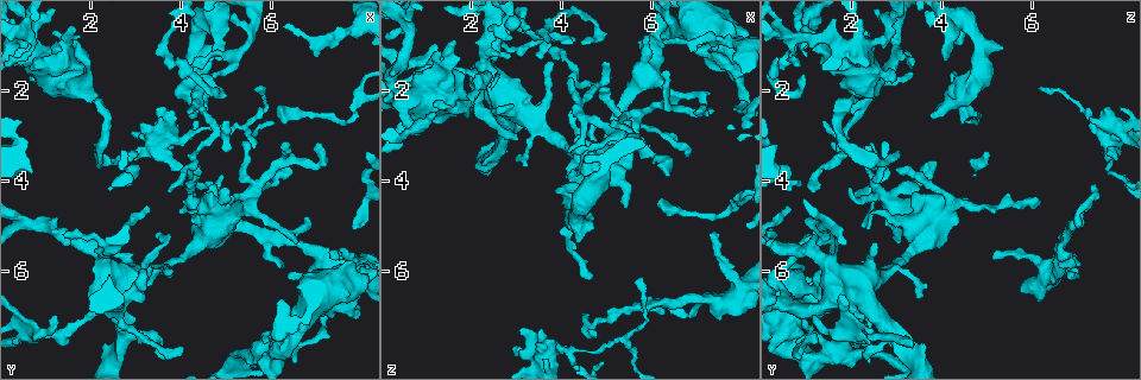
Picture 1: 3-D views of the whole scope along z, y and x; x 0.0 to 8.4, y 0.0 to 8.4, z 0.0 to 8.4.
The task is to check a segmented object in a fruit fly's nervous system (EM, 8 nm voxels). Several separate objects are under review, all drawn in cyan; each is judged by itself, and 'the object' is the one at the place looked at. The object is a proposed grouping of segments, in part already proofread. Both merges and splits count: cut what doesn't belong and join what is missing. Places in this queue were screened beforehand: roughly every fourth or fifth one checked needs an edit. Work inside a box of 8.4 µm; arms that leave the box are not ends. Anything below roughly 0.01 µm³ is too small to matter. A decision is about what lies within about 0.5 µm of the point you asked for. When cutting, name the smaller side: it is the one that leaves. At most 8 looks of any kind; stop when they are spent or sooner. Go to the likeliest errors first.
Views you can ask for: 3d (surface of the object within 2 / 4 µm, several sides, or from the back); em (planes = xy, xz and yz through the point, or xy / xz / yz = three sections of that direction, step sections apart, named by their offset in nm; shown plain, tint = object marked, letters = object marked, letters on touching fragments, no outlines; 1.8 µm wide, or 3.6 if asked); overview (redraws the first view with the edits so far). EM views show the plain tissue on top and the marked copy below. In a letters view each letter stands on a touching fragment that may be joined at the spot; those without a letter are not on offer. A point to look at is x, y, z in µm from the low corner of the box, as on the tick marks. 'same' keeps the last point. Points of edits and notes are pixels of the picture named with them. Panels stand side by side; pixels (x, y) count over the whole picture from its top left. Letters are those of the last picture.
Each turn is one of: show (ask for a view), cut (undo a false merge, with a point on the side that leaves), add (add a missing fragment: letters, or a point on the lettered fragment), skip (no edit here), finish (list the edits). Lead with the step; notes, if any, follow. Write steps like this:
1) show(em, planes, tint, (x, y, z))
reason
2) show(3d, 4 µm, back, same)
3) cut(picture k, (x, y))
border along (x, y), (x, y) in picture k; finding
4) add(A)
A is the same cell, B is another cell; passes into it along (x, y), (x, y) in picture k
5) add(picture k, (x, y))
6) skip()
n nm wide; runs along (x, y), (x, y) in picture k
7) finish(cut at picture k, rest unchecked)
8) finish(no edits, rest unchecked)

show(3d, 4 µm, (0.75, 7.45, 2.00))
two arms at a narrow angle

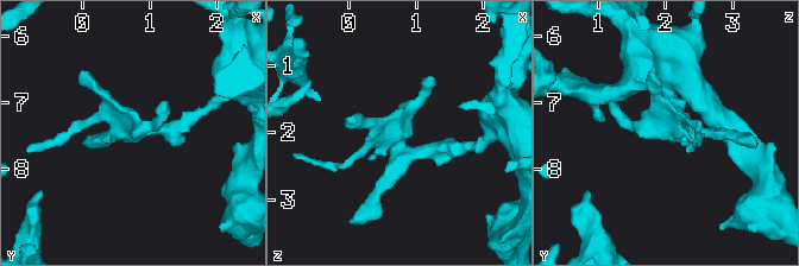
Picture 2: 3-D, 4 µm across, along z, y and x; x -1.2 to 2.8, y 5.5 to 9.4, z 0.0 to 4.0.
show(em, yz, step 4, tint, (0.75, 7.40, 2.00))
shape alone is not enough

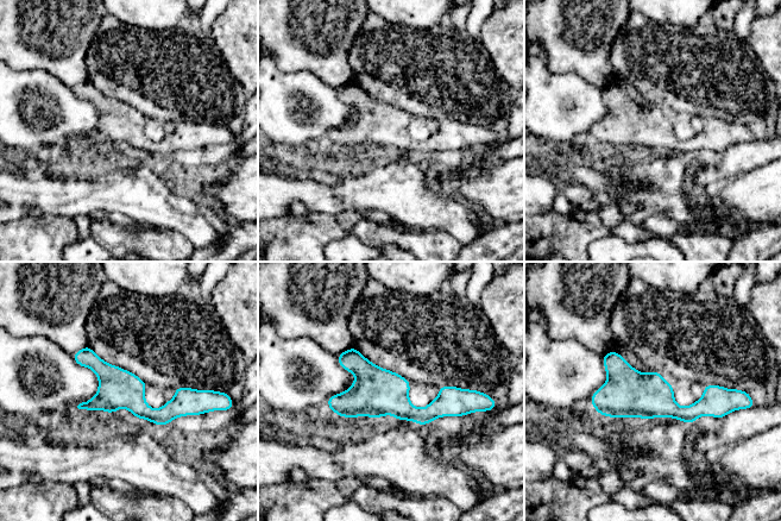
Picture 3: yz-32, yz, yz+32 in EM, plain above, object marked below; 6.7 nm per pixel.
show(em, planes, letters, same)
another direction

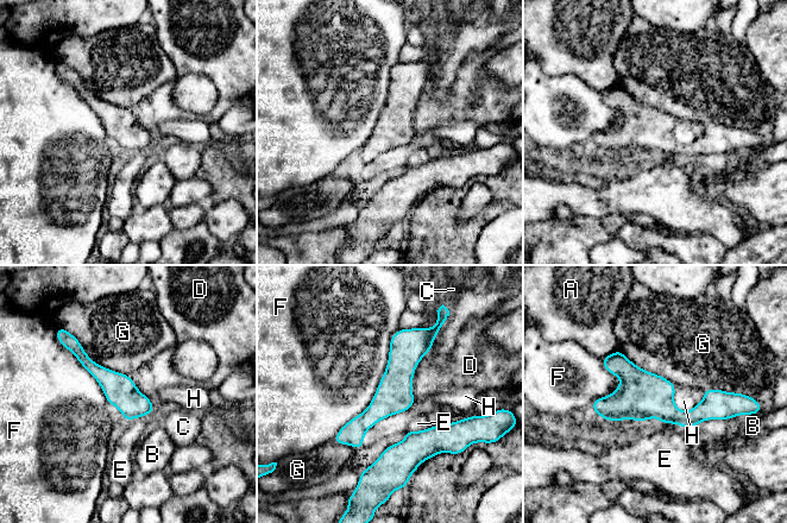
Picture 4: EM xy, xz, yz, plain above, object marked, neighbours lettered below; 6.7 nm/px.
skip()
F touches over 900 nm; A, B, C, D, E, F, G and H are other cells; runs along (728, 404), (694, 416), (595, 405) in picture 4; one cell here

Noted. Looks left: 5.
show(3d, 4 µm, (3.50, 2.35, 7.65))
thick end

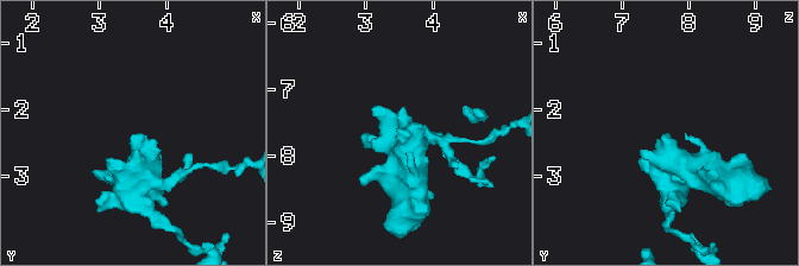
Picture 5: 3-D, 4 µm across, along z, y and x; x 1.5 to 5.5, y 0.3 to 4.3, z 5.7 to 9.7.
show(em, planes, tint, (3.50, 2.35, 7.65))
shape alone is not enough

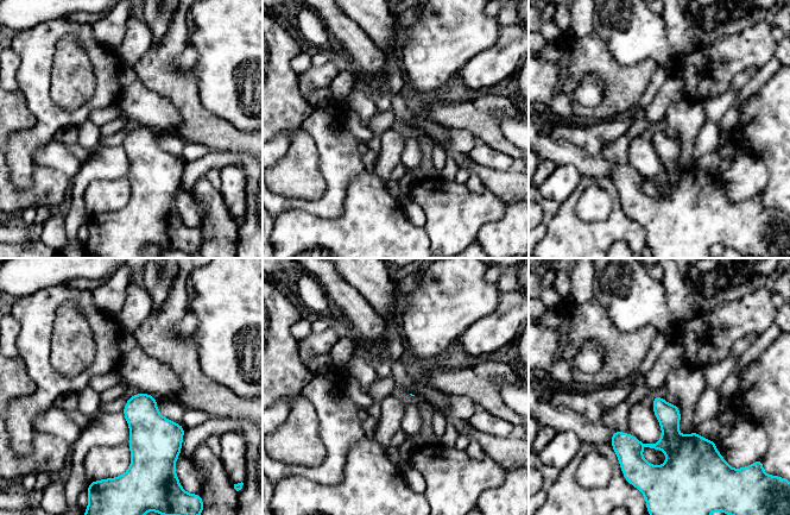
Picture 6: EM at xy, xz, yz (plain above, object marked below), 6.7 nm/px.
show(em, planes, letters, same)
what lies round it

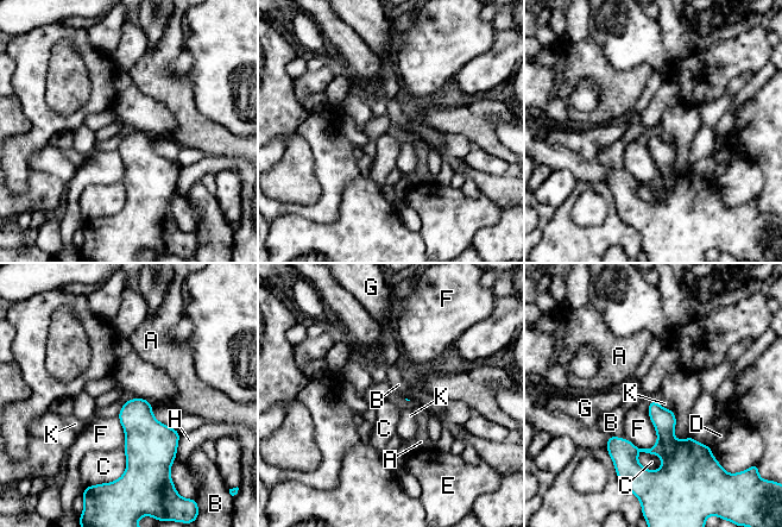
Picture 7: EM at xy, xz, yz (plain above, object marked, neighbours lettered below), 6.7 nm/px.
add(K)
K is the same cell, A, B, C, D, E, F, G and H are other cells; it goes on there

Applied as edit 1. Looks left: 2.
show(em, 3.6 µm, planes, letters, (3.20, 6.10, 2.50))
abrupt turn

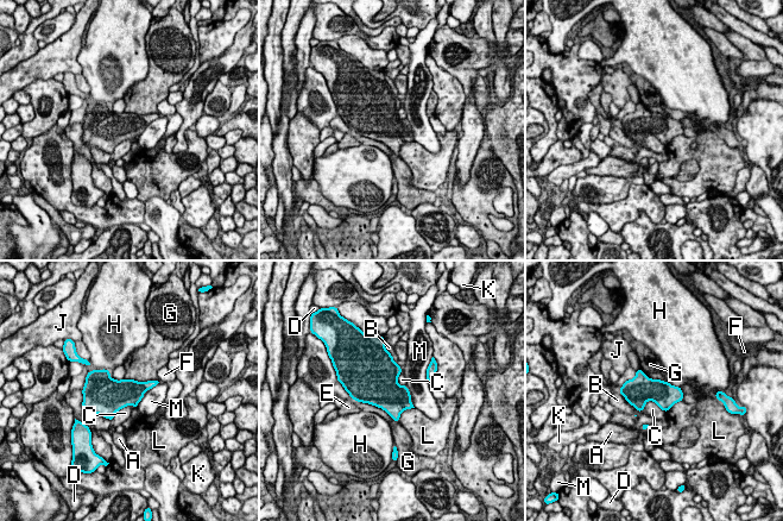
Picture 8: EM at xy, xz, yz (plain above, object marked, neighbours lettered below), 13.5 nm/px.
skip()
A, B, C, D, E, F, G, H, J, K, L and M are other cells; border along (134, 407), (121, 407), (111, 420) in picture 8; one cell here

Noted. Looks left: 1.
finish(add at picture 7, rest unchecked)

